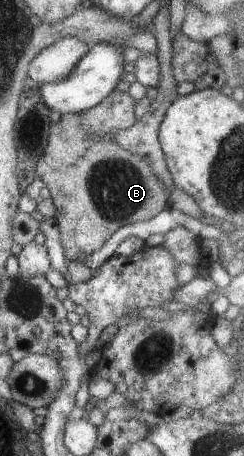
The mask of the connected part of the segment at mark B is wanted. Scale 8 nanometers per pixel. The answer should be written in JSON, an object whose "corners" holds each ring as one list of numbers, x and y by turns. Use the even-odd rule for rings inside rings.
{"corners":[[114,89,97,105,85,111,61,114,59,120,48,129,46,146,34,163,34,173,49,188,55,207,53,217,67,260,85,261,86,256,98,250,121,226,148,220,169,205,170,191,158,180,150,165,110,139,113,132,132,126,136,120,133,114,135,104,127,92]]}

